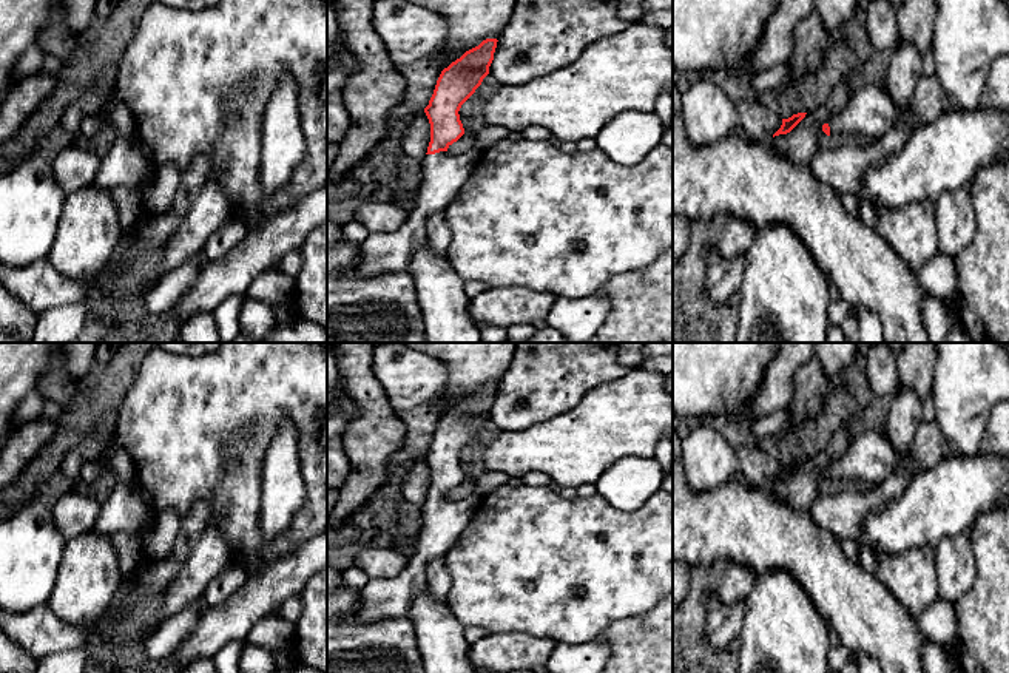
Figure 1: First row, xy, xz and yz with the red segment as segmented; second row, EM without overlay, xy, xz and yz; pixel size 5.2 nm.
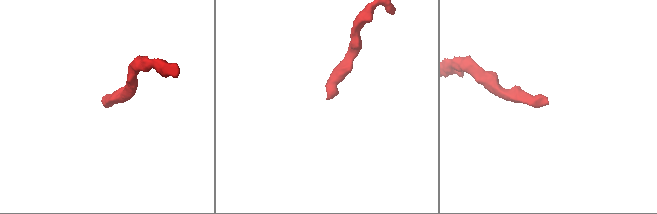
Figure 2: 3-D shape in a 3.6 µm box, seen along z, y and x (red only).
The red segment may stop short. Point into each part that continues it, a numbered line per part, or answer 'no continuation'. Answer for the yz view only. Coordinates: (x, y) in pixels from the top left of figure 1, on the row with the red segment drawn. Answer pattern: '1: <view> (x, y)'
1: yz (870, 113)

